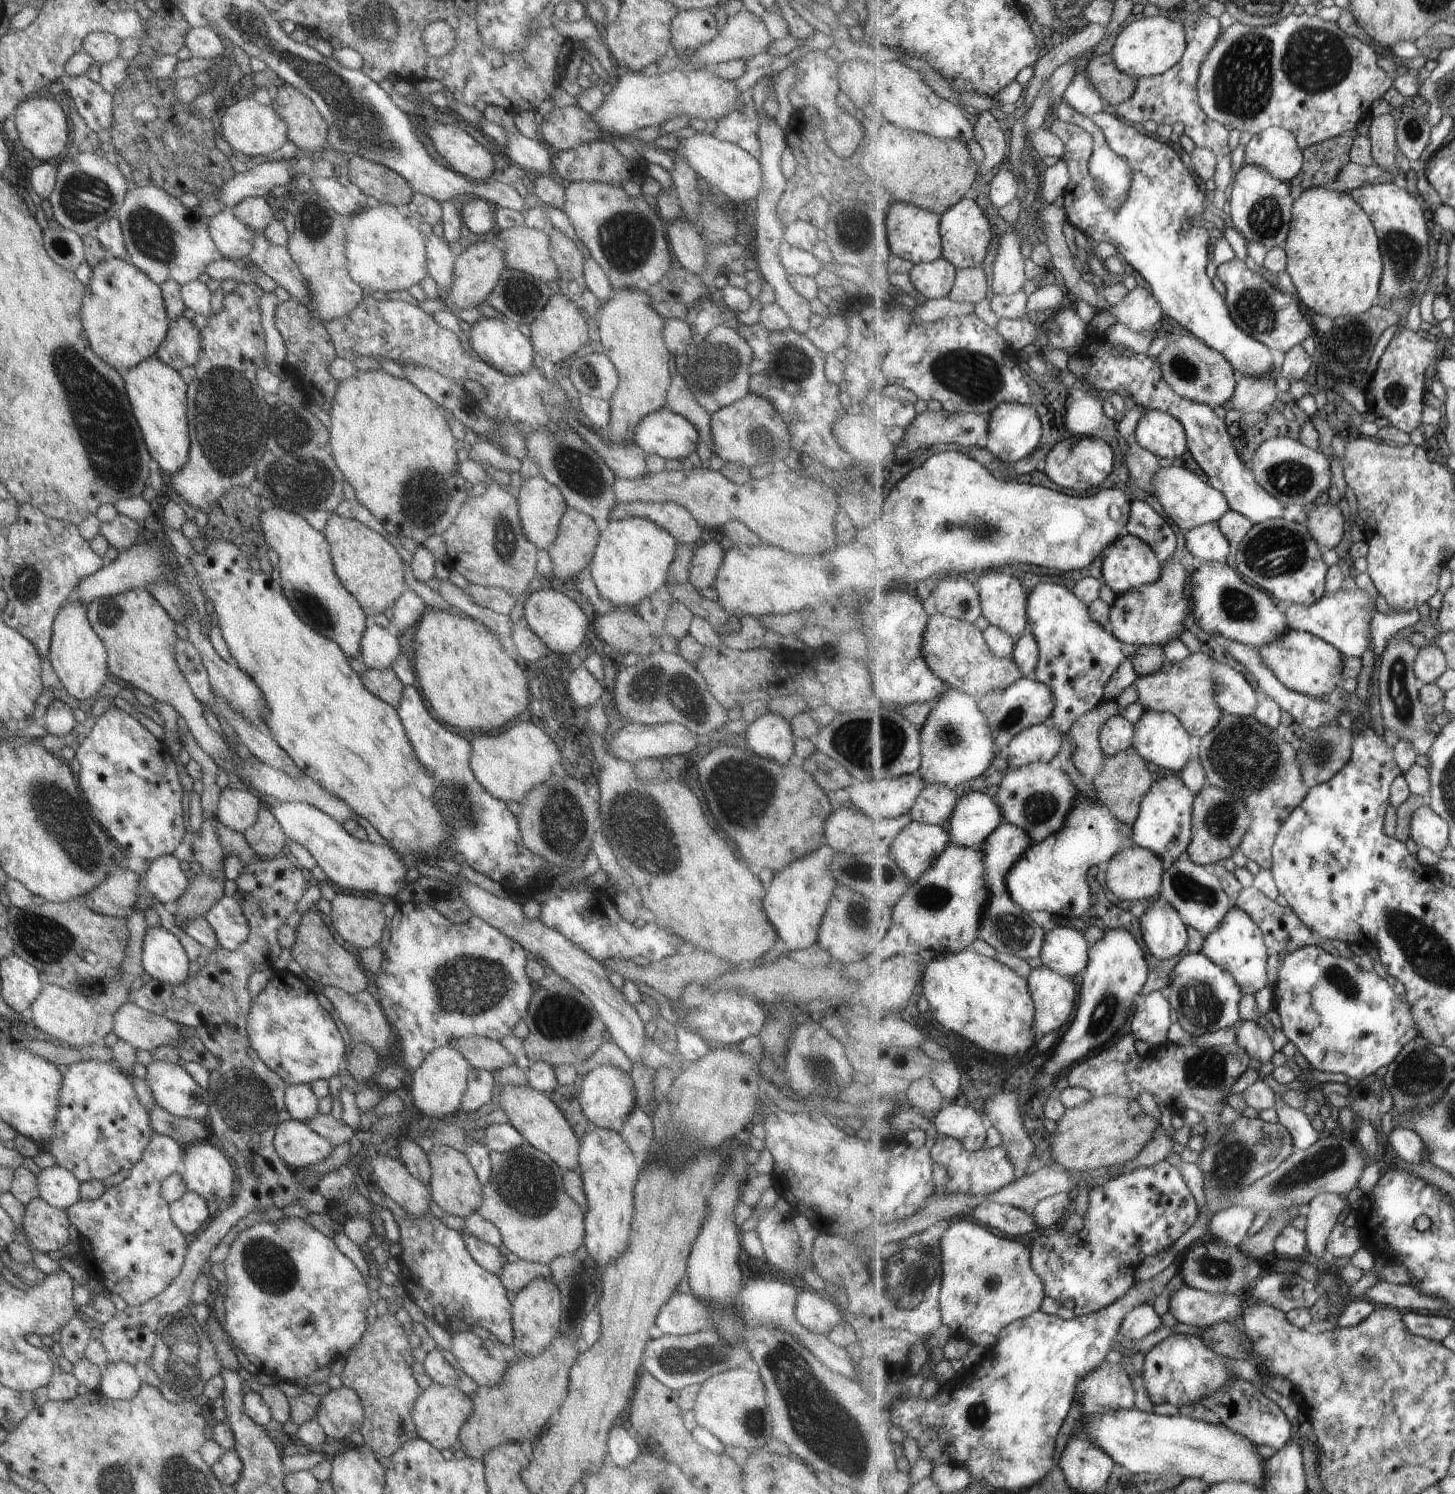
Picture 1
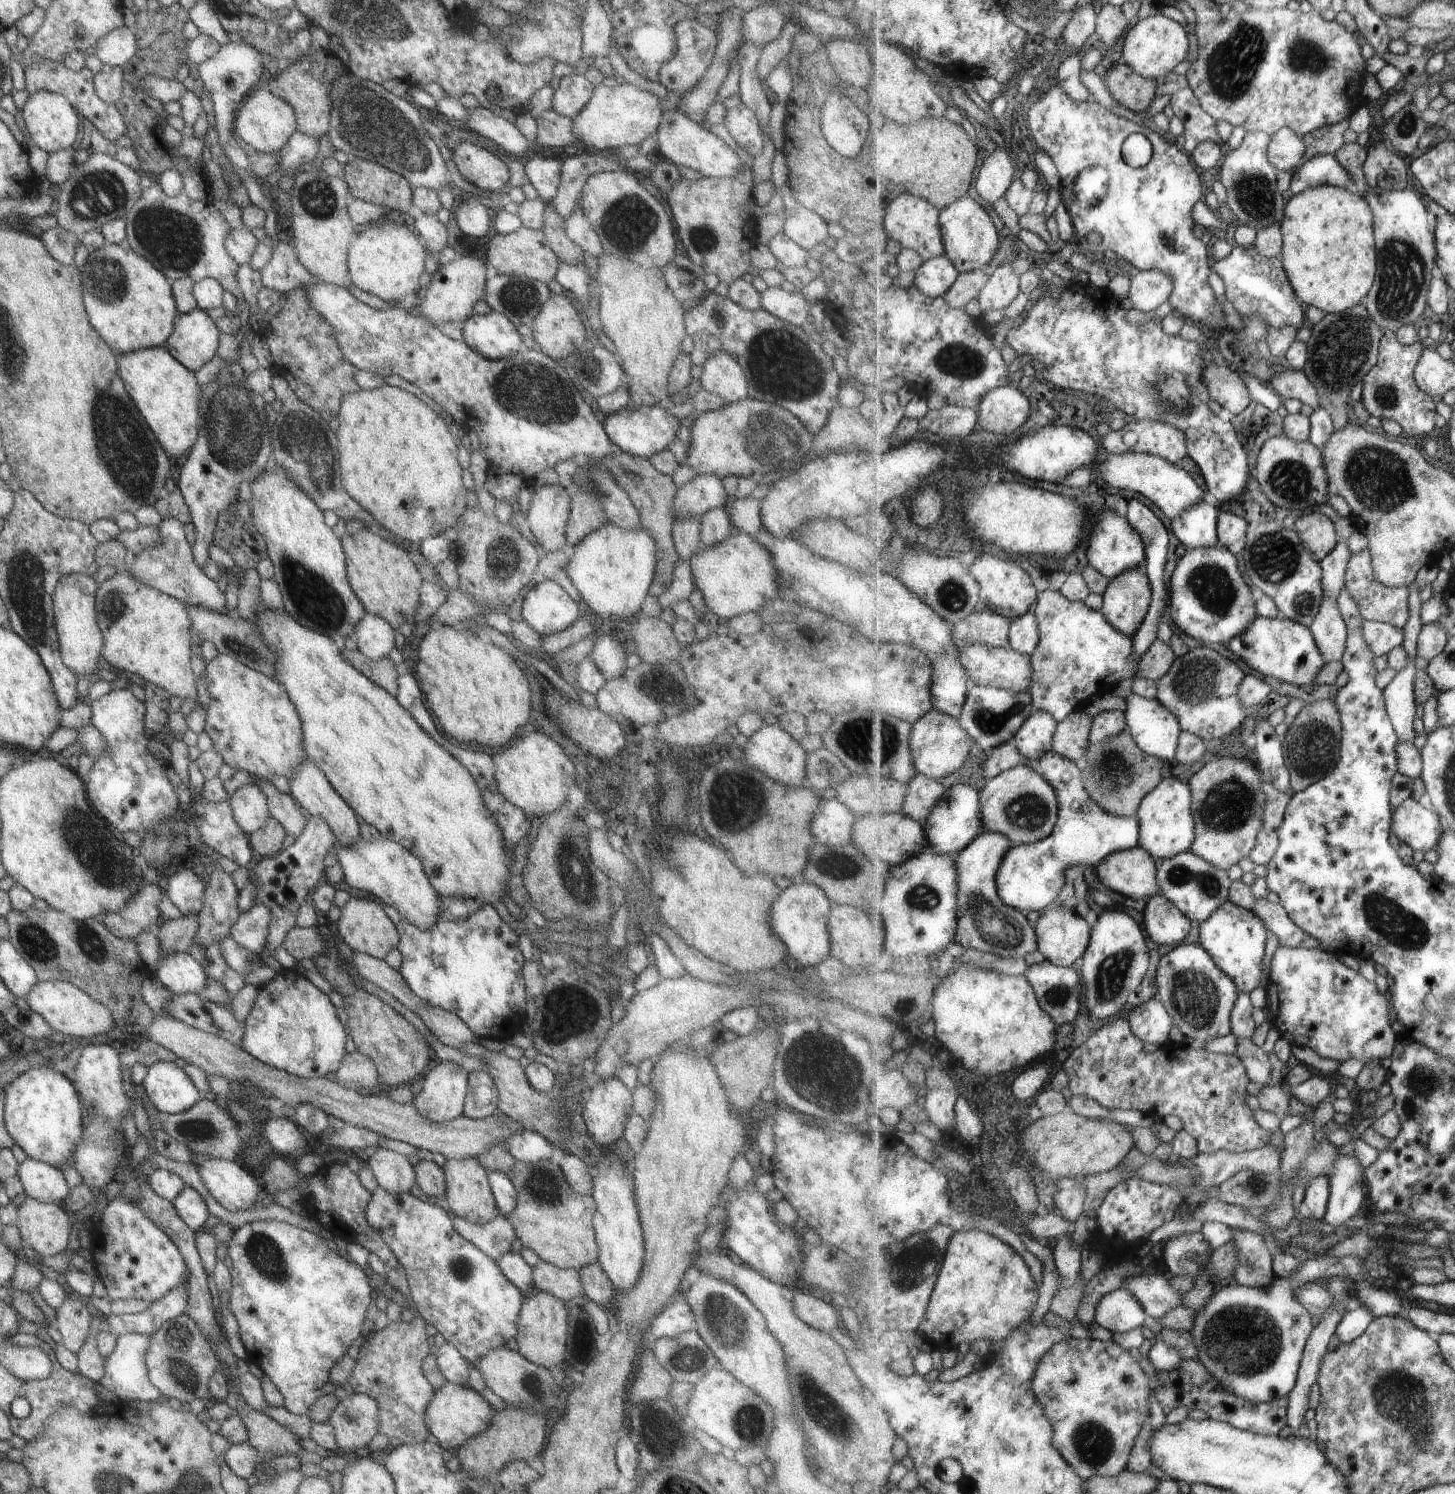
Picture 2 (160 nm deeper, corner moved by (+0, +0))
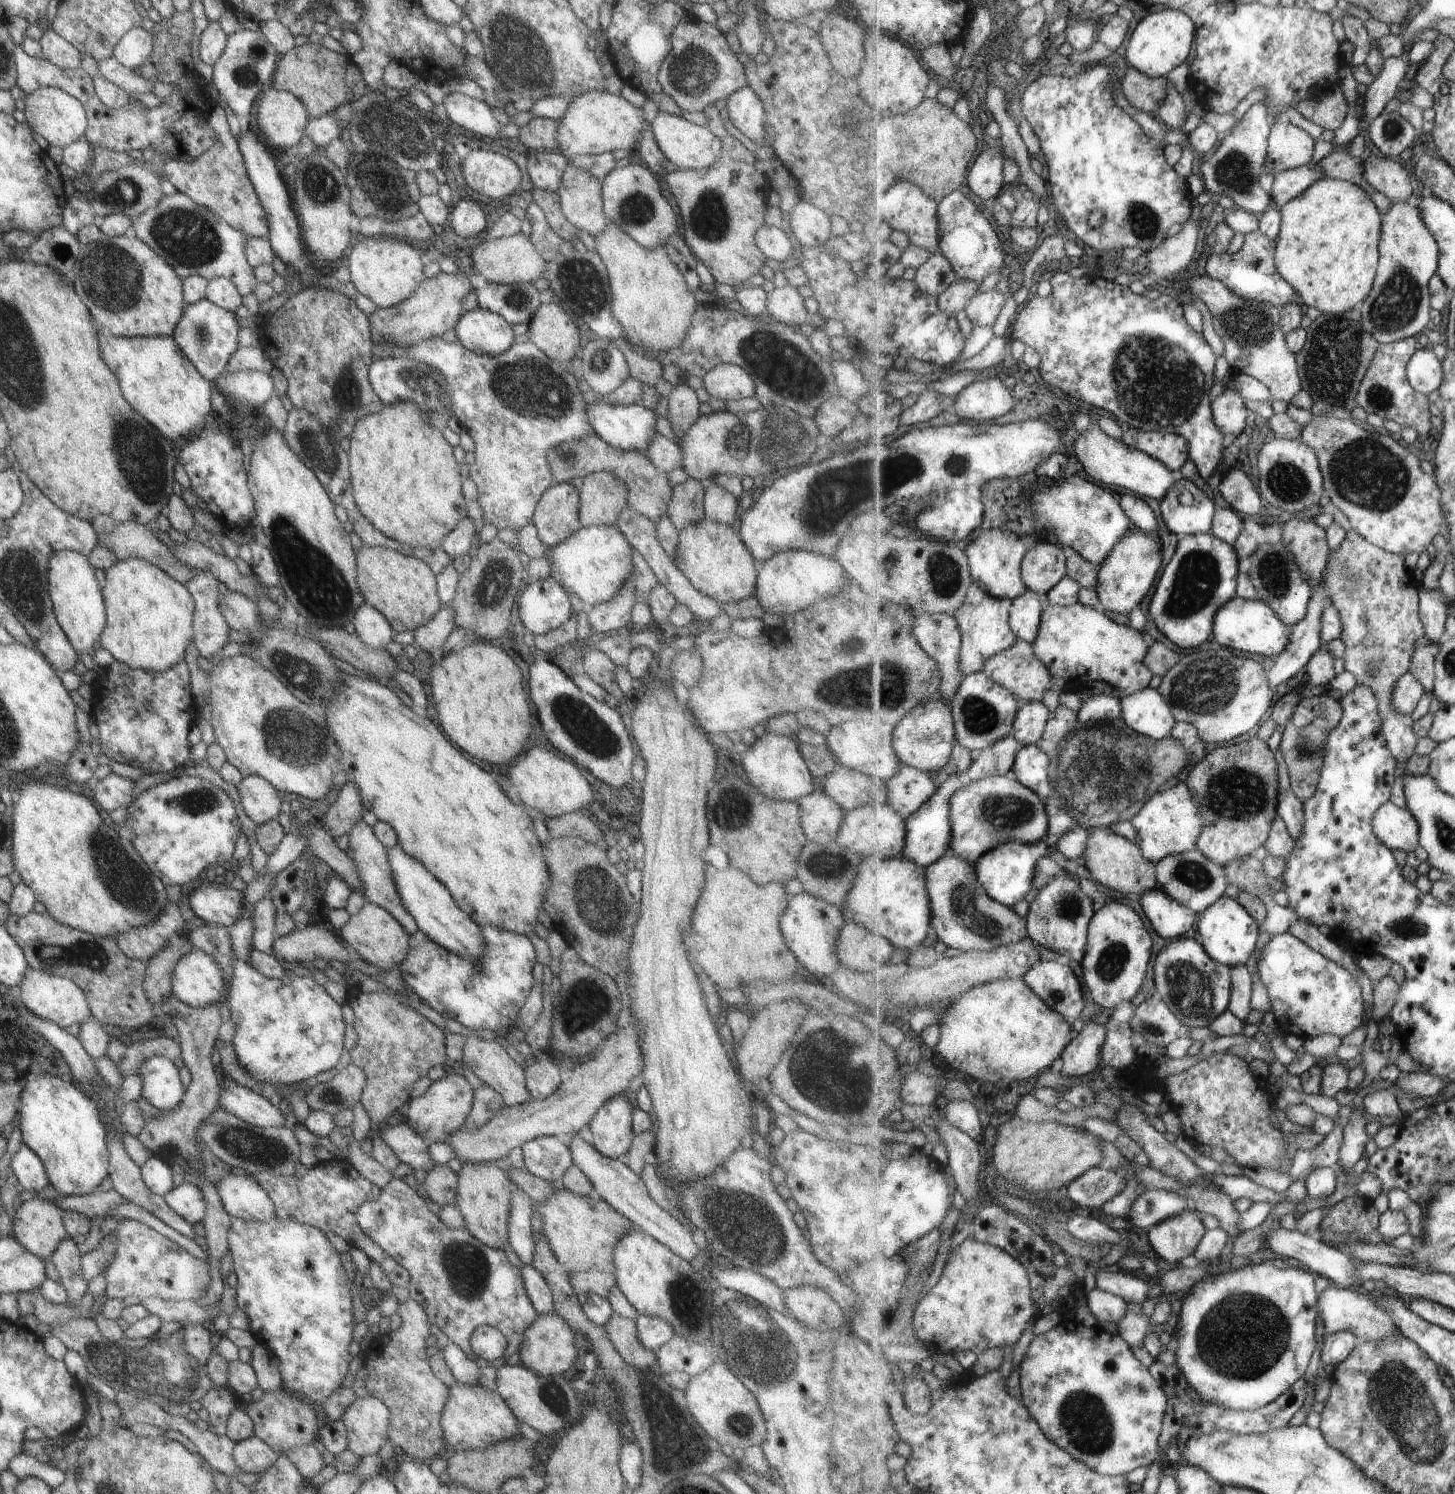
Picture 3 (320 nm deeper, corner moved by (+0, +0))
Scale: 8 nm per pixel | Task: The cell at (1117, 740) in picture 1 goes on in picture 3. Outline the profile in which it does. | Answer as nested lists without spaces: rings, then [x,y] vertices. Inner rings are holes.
[[[1100,694],[1089,697],[1078,710],[1082,724],[1100,724],[1122,718],[1121,698],[1113,694]]]

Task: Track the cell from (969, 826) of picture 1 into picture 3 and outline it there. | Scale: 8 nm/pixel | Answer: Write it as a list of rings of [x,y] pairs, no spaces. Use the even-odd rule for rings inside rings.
[[[967,772],[949,776],[923,806],[906,819],[907,841],[905,841],[904,852],[901,856],[916,862],[922,867],[928,867],[944,857],[945,853],[949,853],[952,844],[952,798],[969,782],[970,776]]]

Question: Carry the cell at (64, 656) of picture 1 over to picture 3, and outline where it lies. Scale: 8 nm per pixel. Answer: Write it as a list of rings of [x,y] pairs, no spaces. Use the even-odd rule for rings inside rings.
[[[58,550],[47,557],[46,589],[54,617],[69,644],[79,654],[97,648],[98,636],[105,622],[103,597],[99,584],[93,577],[93,569],[89,561],[74,550]]]

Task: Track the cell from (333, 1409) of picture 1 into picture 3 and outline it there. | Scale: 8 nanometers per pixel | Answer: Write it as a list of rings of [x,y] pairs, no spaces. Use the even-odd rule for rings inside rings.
[[[369,1394],[357,1397],[340,1416],[346,1428],[346,1448],[358,1457],[377,1455],[381,1445],[388,1440],[389,1415],[388,1408],[378,1398]]]

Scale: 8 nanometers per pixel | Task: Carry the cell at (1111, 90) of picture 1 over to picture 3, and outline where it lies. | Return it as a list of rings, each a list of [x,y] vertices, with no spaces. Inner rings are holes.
[[[1131,67],[1118,86],[1131,106],[1155,116],[1169,94],[1170,82],[1166,77],[1150,77]]]

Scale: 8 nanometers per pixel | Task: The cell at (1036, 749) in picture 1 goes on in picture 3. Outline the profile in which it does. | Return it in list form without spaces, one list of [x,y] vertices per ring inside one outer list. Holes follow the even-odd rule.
[[[1026,701],[1014,722],[1012,735],[1023,745],[1035,745],[1043,736],[1050,717],[1050,708],[1039,701]]]

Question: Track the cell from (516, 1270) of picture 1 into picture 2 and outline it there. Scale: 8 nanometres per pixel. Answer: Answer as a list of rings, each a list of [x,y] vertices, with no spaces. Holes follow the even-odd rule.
[[[535,1254],[527,1256],[532,1268],[532,1285],[535,1290],[545,1291],[563,1302],[583,1296],[579,1273],[575,1269],[560,1269],[543,1262]]]

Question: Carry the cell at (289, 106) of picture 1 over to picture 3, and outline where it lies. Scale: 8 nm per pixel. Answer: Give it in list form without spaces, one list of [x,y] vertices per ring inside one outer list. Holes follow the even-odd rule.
[[[317,43],[294,46],[284,54],[278,55],[269,86],[278,91],[290,92],[298,98],[307,109],[309,119],[335,110],[344,102],[358,99],[371,91],[349,54],[339,55]]]

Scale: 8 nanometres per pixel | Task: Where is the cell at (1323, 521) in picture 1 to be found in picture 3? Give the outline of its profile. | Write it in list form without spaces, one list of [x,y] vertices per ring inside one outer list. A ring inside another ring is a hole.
[[[1291,519],[1281,530],[1281,542],[1292,552],[1293,558],[1296,559],[1297,566],[1301,572],[1307,576],[1312,583],[1315,591],[1319,588],[1324,578],[1324,570],[1327,568],[1330,560],[1330,546],[1327,530],[1319,528],[1311,519]]]

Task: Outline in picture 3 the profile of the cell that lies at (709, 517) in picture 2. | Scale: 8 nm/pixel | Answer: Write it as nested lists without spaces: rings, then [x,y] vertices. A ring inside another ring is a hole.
[[[706,480],[703,485],[702,509],[704,517],[716,523],[735,526],[737,519],[736,498],[709,480]]]

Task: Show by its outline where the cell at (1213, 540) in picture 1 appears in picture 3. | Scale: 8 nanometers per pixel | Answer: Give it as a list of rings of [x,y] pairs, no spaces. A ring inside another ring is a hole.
[[[1179,479],[1159,502],[1166,526],[1179,539],[1185,535],[1211,533],[1217,506],[1187,479]]]

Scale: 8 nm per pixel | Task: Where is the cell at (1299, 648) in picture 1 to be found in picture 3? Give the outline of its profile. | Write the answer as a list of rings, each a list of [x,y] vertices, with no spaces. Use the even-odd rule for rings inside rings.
[[[1237,595],[1223,605],[1216,614],[1212,636],[1223,647],[1229,647],[1244,654],[1259,654],[1263,658],[1269,656],[1275,661],[1284,656],[1292,638],[1293,627],[1283,619],[1265,602],[1260,599],[1246,599]]]

